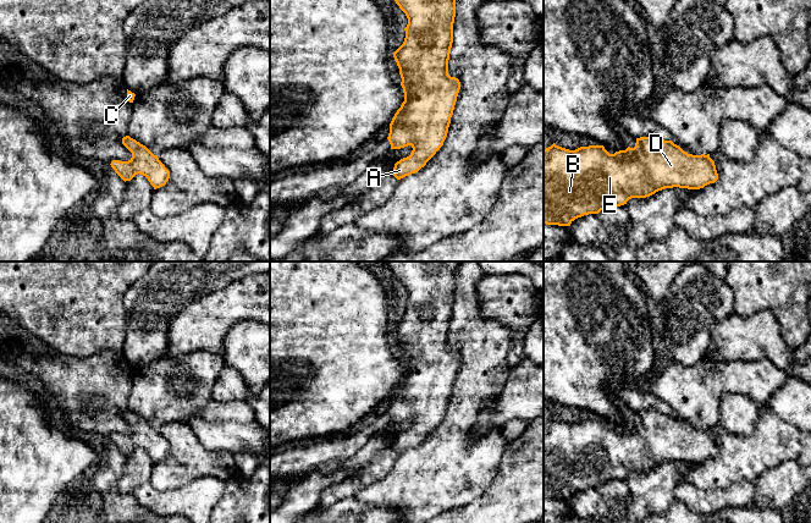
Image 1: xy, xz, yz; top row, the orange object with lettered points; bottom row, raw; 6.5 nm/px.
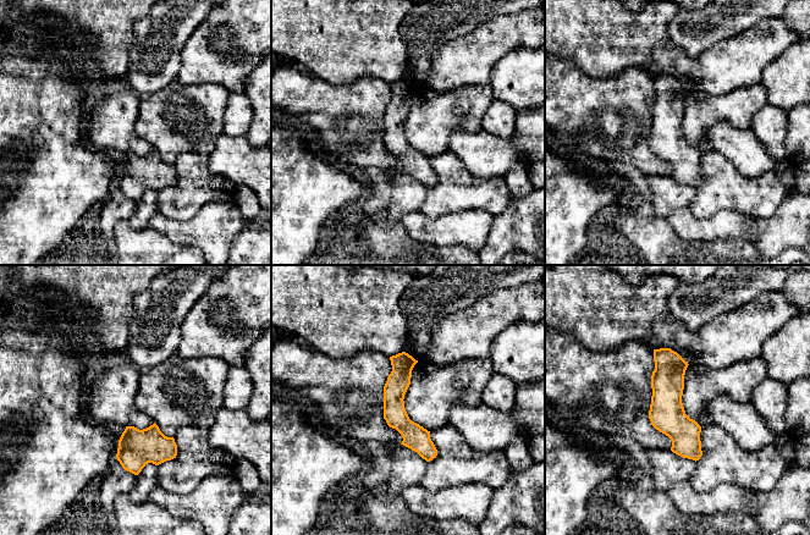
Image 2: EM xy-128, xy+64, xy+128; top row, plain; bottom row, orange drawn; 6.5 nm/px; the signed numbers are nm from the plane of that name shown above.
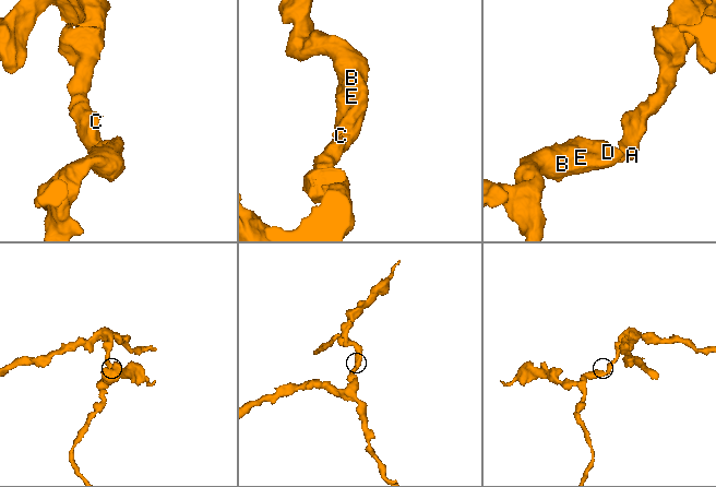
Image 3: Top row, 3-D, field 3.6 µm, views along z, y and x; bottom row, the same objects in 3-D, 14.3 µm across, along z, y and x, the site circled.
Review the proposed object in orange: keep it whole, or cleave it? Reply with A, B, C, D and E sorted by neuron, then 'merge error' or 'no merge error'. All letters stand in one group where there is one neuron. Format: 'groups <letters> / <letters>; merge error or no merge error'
groups A B C D E; no merge error

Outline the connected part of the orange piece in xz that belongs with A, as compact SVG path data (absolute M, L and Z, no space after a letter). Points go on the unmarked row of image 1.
M386 262L399 282L406 287L408 298L404 302L406 312L403 318L393 326L402 352L401 359L404 367L404 375L395 387L390 397L388 415L391 423L401 423L410 419L409 430L395 437L392 448L401 453L418 446L443 419L447 411L451 391L453 389L460 356L448 348L448 334L453 316L453 297L456 291L456 271L459 262Z

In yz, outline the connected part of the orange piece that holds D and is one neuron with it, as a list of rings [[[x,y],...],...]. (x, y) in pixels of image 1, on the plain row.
[[[656,411],[636,412],[634,422],[609,428],[603,419],[580,420],[569,424],[555,417],[544,423],[544,497],[570,500],[584,489],[598,488],[601,484],[627,478],[631,472],[646,472],[664,462],[700,463],[718,453],[715,435],[710,428],[693,429],[672,414]]]

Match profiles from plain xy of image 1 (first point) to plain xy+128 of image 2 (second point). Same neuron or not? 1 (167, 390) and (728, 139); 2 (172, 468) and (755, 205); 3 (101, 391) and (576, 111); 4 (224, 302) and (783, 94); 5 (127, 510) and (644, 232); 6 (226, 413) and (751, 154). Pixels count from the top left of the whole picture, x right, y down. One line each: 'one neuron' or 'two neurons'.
1: two neurons
2: one neuron
3: one neuron
4: two neurons
5: one neuron
6: one neuron

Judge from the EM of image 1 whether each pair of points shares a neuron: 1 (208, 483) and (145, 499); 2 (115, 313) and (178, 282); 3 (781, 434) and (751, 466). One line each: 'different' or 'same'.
1: same
2: different
3: same

